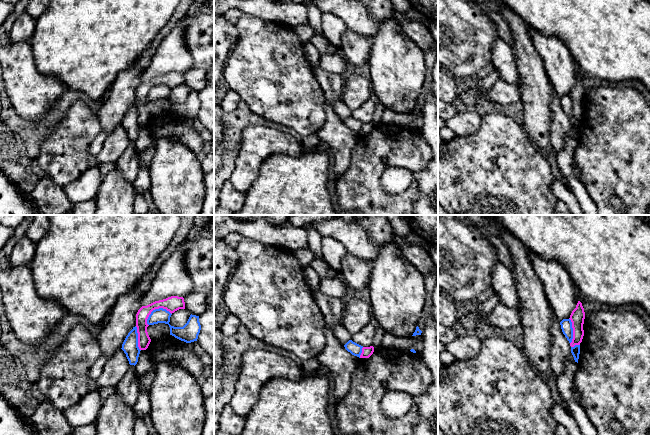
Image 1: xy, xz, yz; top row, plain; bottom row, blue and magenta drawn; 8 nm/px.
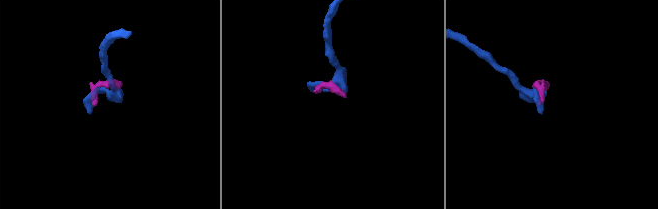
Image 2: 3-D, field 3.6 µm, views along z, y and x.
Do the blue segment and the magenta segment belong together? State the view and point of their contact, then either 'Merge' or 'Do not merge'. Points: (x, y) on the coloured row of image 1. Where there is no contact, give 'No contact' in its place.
Touches blue at xy (155, 309). Do not merge

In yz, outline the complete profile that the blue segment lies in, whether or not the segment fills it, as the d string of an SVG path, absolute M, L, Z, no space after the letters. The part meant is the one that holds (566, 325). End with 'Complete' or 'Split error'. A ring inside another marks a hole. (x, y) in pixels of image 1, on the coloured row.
M563 319L560 322L561 329L569 343L572 342L573 339L573 328L572 328L572 322L570 319Z. Complete

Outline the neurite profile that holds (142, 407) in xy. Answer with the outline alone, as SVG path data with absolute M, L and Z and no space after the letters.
M139 390L139 395L134 405L134 412L136 419L144 419L144 417L150 413L151 403L149 399L149 393L147 391Z

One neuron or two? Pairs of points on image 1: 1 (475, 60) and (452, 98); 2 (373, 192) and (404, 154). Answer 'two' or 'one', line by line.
1: two
2: one

